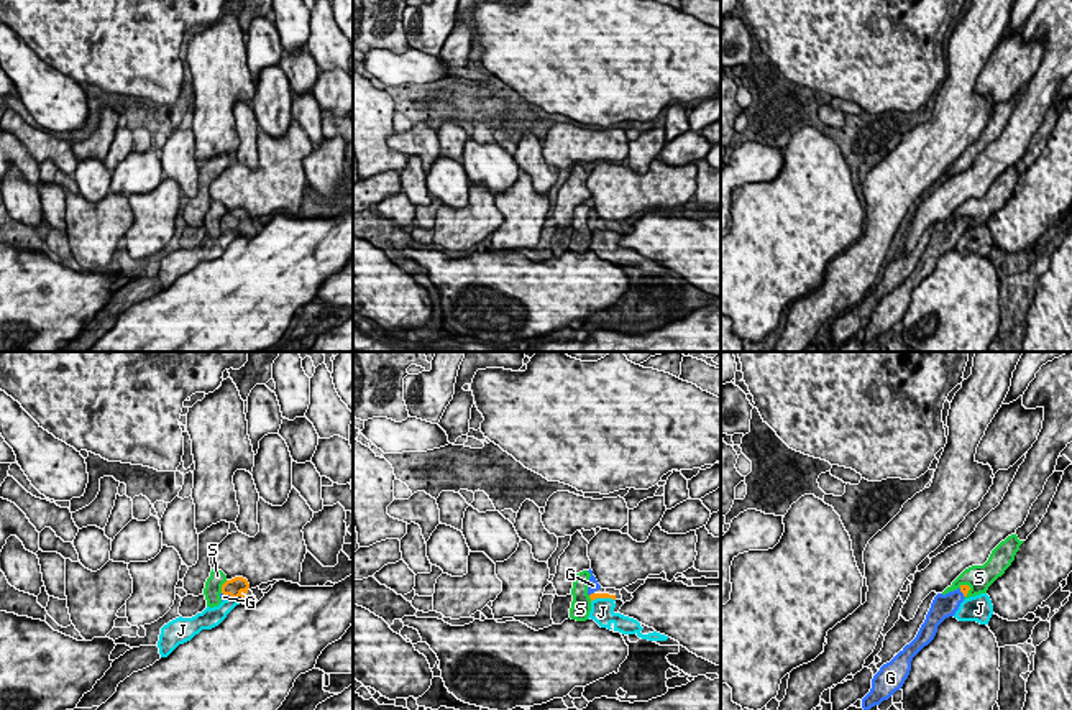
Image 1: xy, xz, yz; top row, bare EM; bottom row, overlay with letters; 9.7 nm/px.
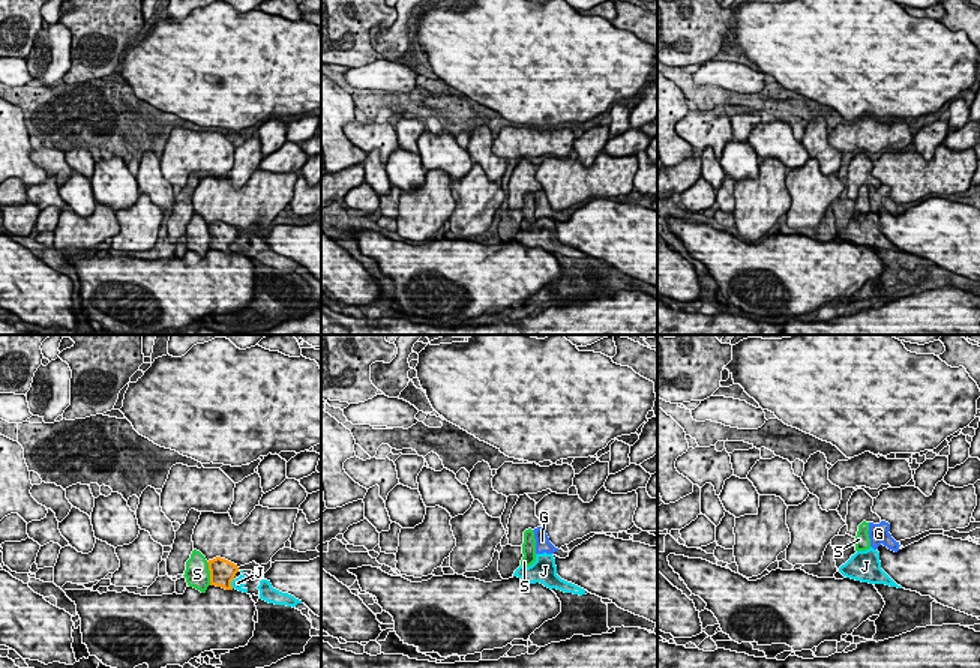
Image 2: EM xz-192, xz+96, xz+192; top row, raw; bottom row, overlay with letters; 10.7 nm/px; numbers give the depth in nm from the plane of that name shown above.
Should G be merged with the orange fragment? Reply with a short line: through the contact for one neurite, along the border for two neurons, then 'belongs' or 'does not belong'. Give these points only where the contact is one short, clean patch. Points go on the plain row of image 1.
line xy (233, 219), (227, 225), (224, 229); belongs

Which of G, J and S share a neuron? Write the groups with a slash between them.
G / J / S

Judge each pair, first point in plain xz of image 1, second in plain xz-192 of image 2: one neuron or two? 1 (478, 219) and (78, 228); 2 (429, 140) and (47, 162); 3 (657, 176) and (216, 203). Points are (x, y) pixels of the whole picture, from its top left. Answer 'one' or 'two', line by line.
1: one
2: one
3: one

